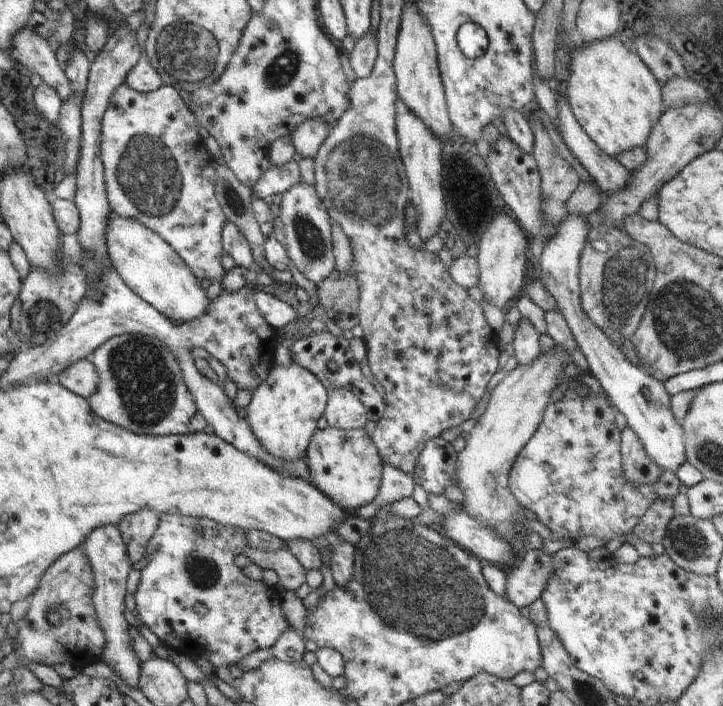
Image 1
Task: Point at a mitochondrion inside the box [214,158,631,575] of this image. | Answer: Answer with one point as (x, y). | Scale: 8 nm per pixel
(307, 232)

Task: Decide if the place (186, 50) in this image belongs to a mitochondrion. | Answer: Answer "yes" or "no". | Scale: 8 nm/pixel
yes

